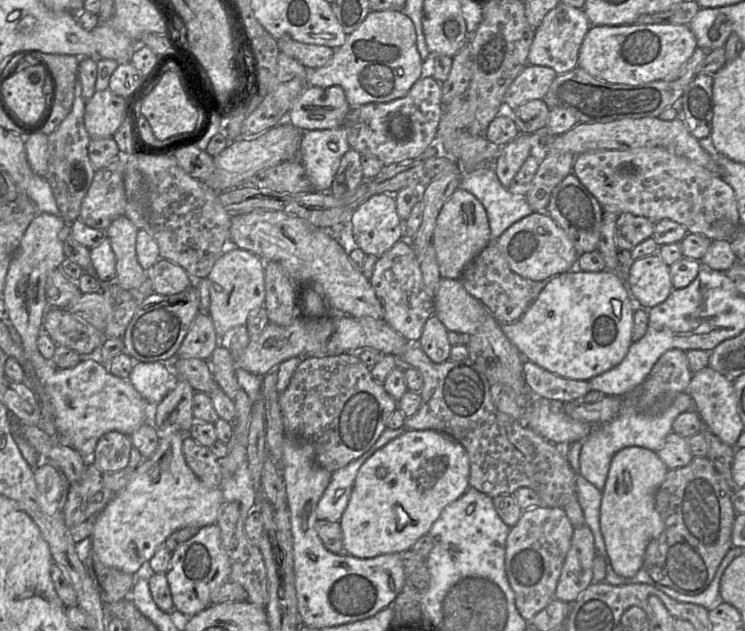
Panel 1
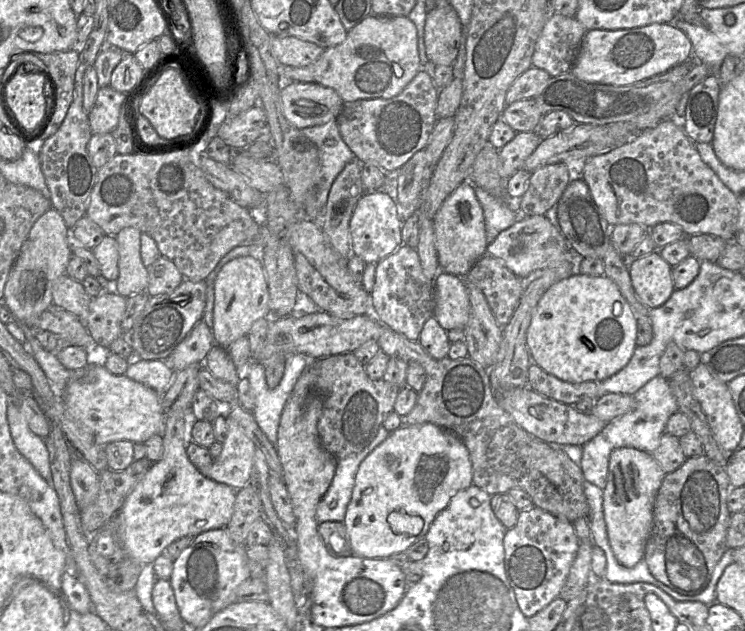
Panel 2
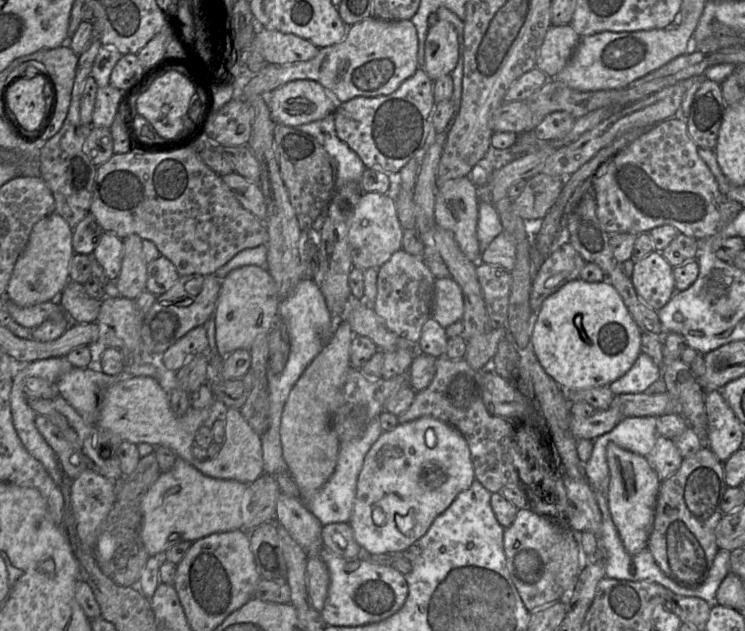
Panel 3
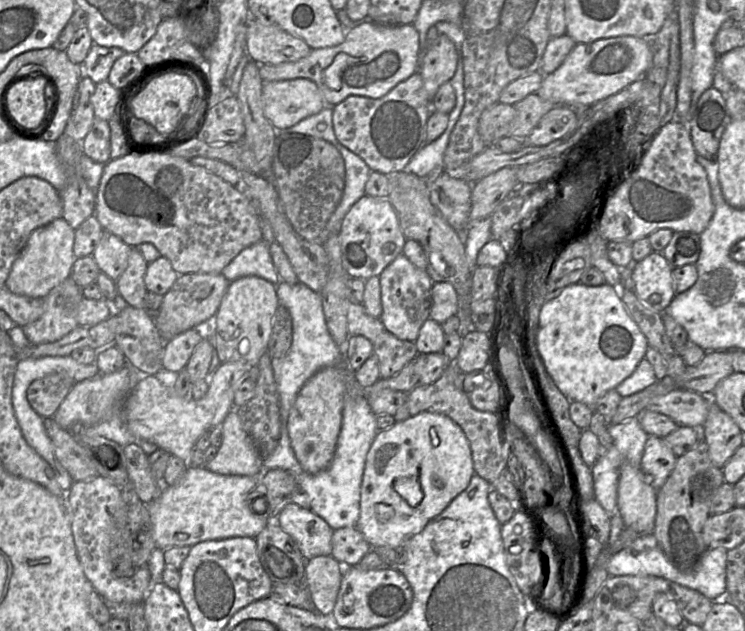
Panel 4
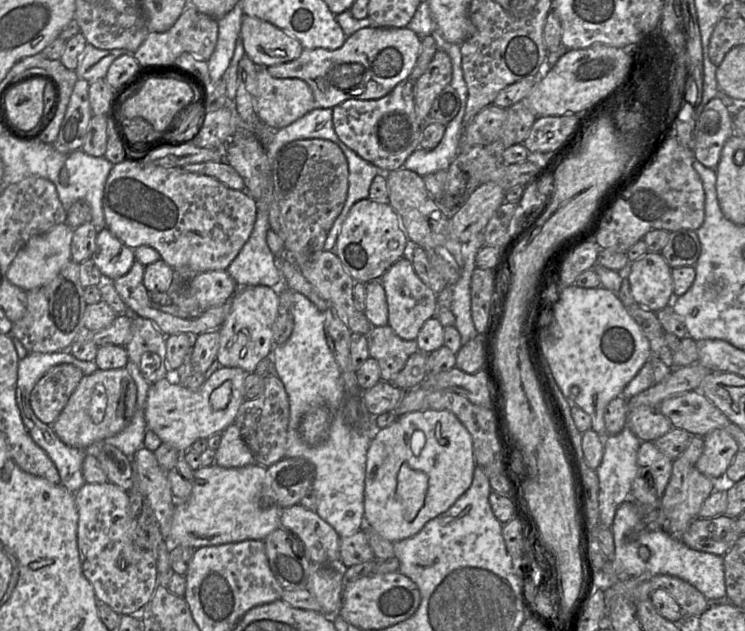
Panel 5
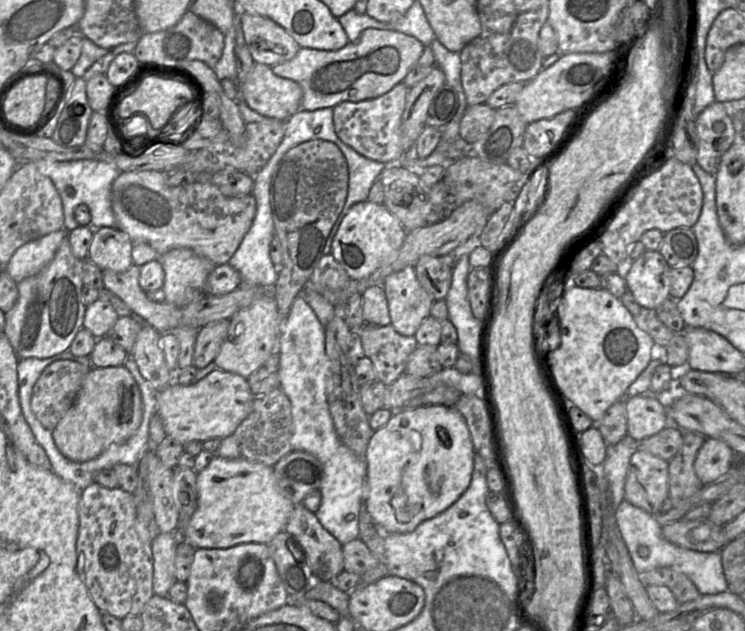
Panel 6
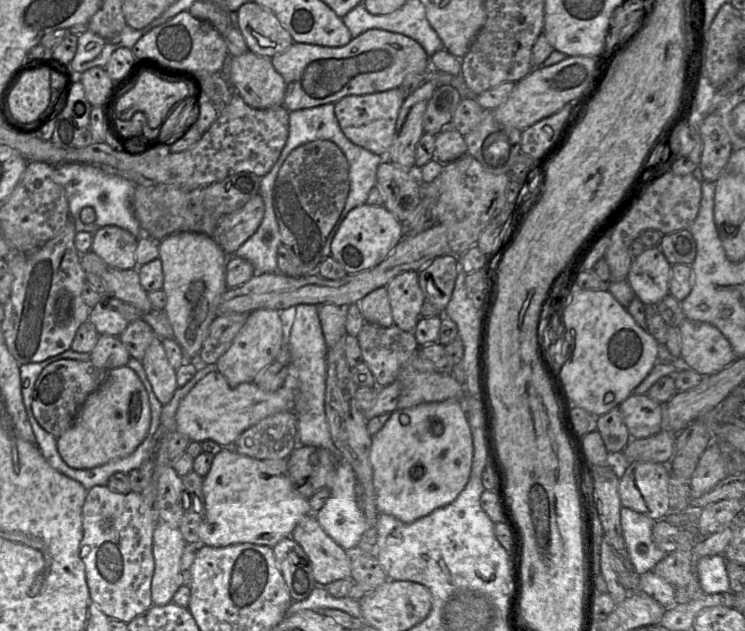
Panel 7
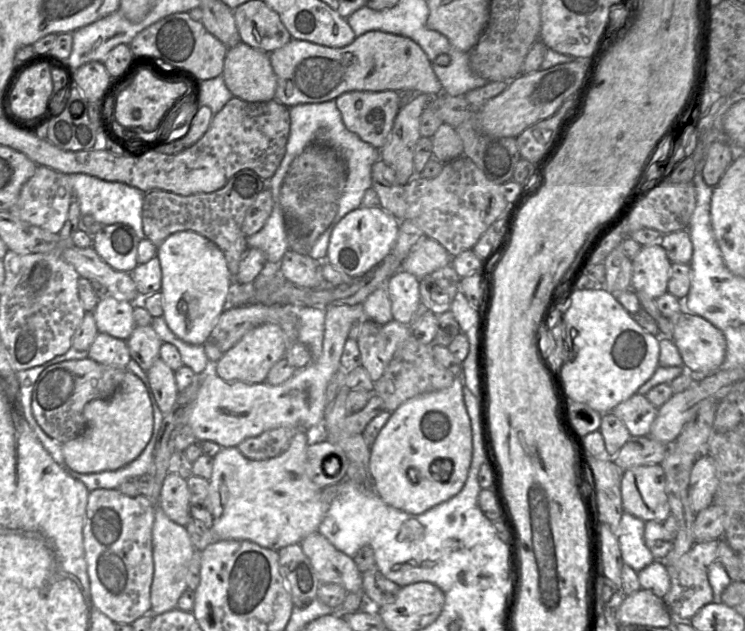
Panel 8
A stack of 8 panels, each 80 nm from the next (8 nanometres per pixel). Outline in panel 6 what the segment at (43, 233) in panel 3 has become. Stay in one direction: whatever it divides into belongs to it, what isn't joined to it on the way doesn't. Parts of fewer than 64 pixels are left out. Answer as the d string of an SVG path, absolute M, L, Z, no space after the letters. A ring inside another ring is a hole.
M61 229L22 245L11 257L6 267L7 274L18 283L39 273L52 261L68 232Z

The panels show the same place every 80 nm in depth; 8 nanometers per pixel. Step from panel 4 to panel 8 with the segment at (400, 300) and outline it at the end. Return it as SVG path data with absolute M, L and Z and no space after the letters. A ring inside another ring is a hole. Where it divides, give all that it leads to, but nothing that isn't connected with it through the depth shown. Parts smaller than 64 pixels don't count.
M398 270L386 282L393 319L409 325L421 303L420 280L411 273Z

